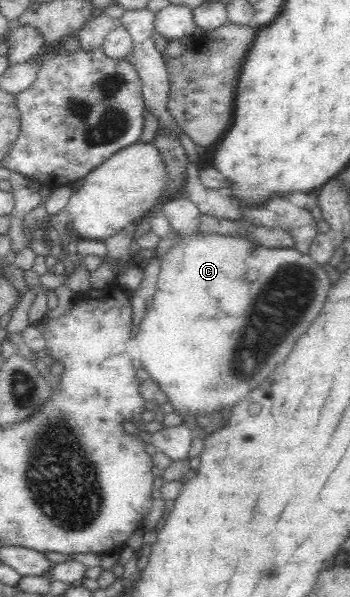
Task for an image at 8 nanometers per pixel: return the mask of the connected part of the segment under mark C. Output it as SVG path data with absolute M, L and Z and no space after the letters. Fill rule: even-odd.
M172 197L166 200L161 211L169 220L172 233L176 234L176 238L181 239L181 241L162 257L154 296L148 304L145 316L138 325L138 332L135 337L138 339L138 349L140 349L140 364L142 364L140 367L145 369L150 374L149 378L153 379L160 386L160 389L167 397L167 402L172 404L173 412L176 415L181 415L184 419L186 417L196 417L200 413L210 415L214 411L220 411L220 409L231 409L240 399L244 399L248 395L248 391L256 389L282 361L288 358L288 355L291 355L298 339L305 331L308 331L308 327L320 315L328 292L332 287L328 273L326 273L323 266L312 260L308 253L304 254L292 248L258 247L248 240L248 236L222 236L208 234L208 232L200 234L198 226L200 226L202 213L189 199ZM248 271L258 272L258 279L252 282L247 281L246 274Z

